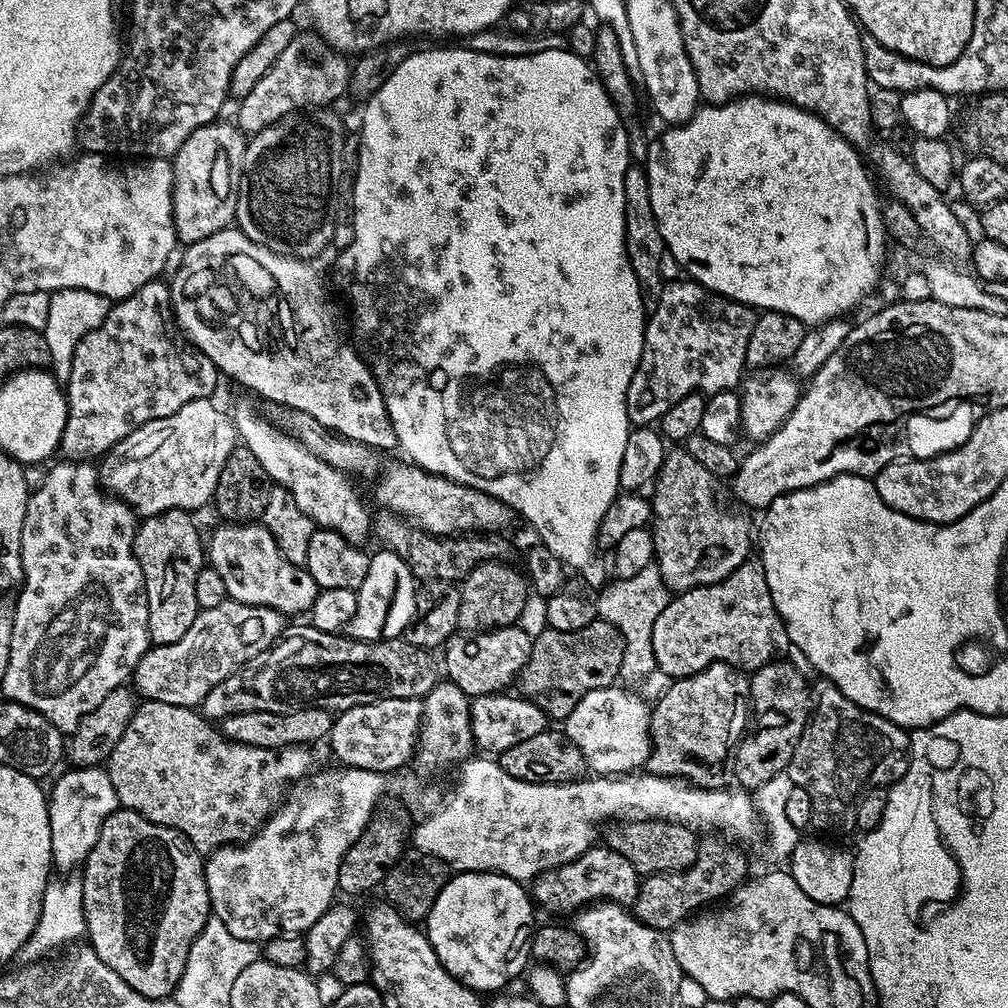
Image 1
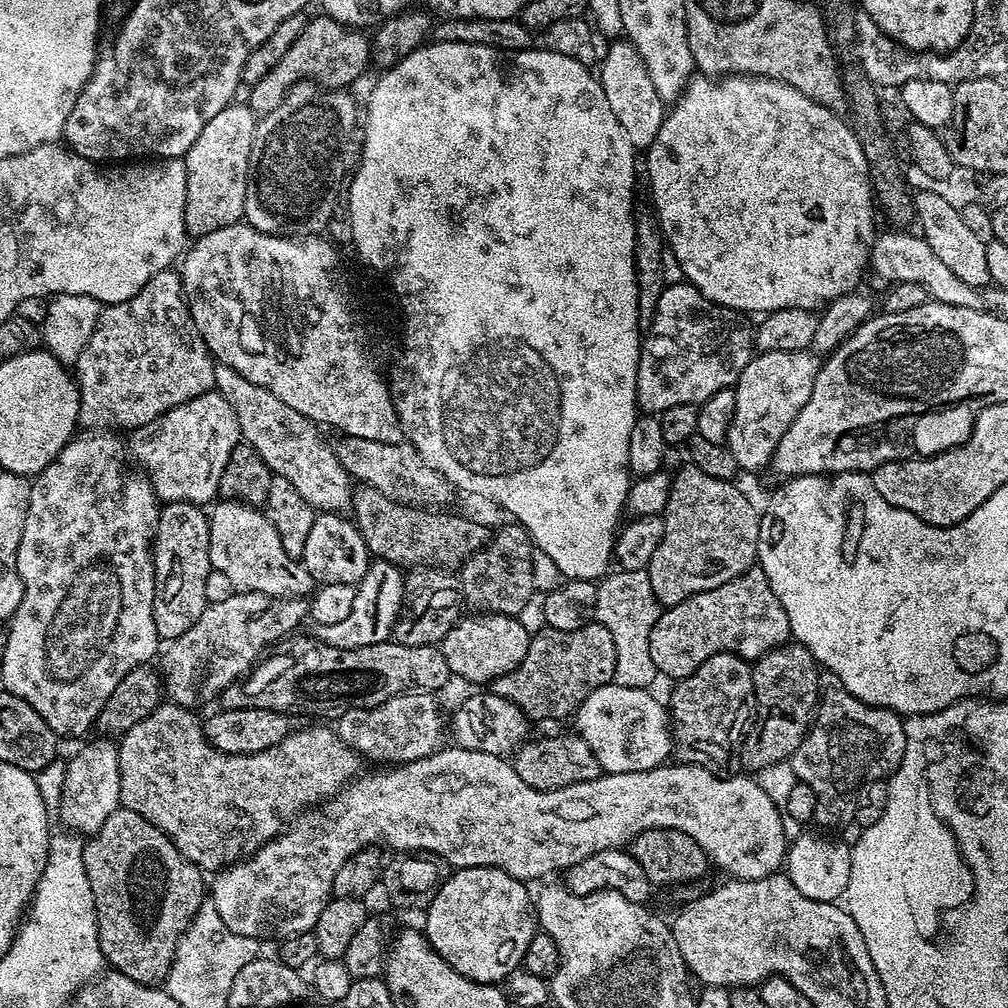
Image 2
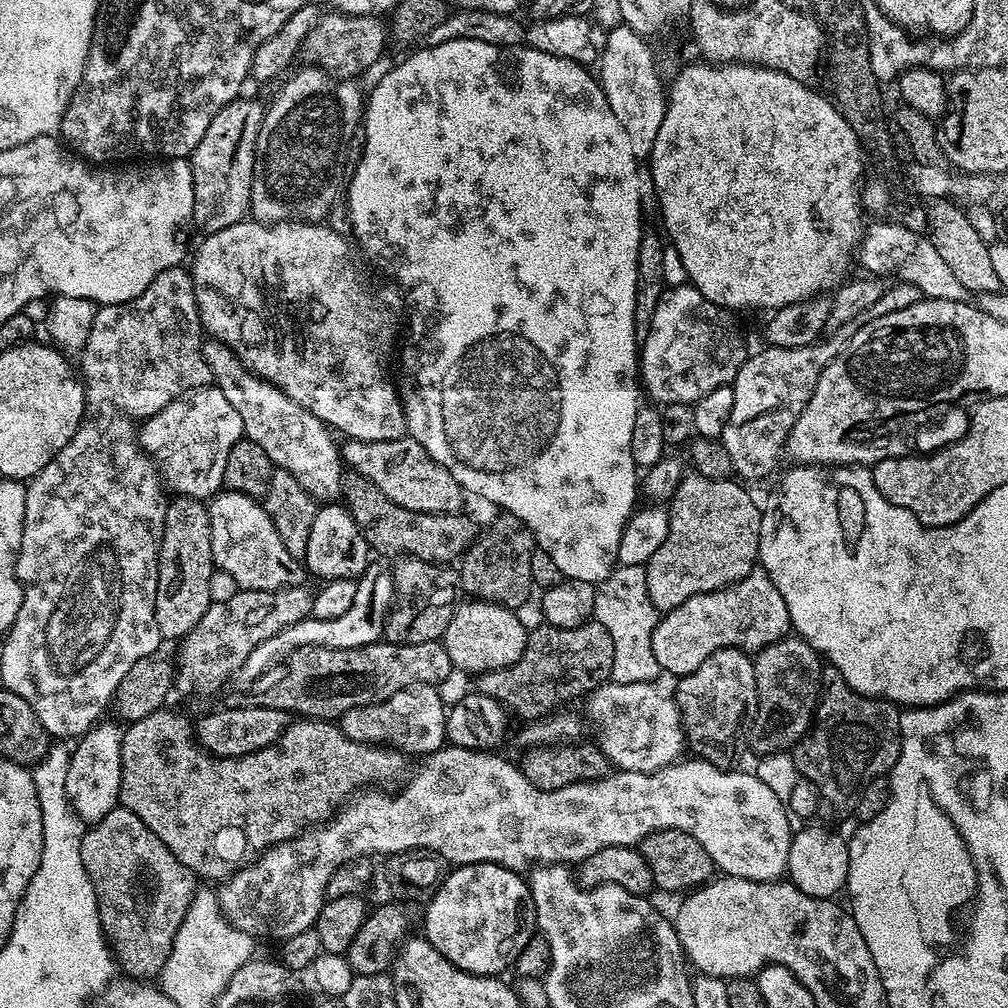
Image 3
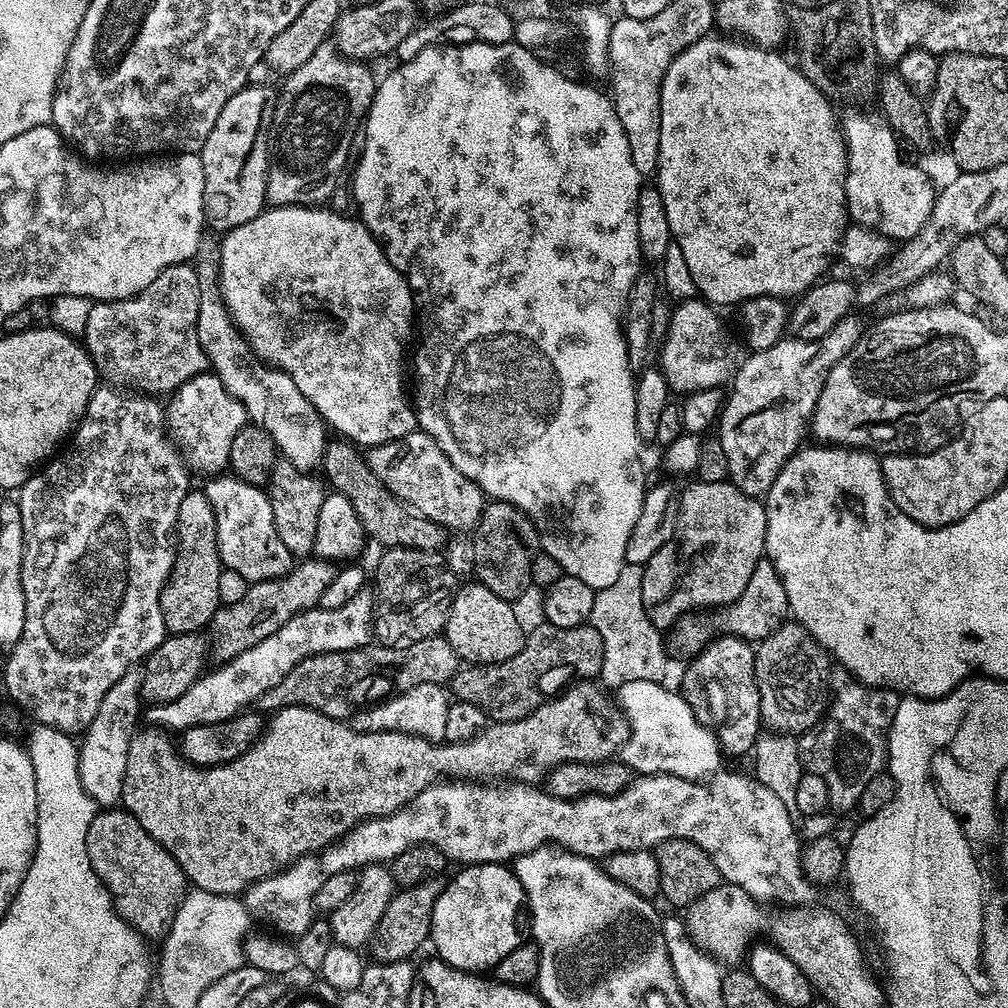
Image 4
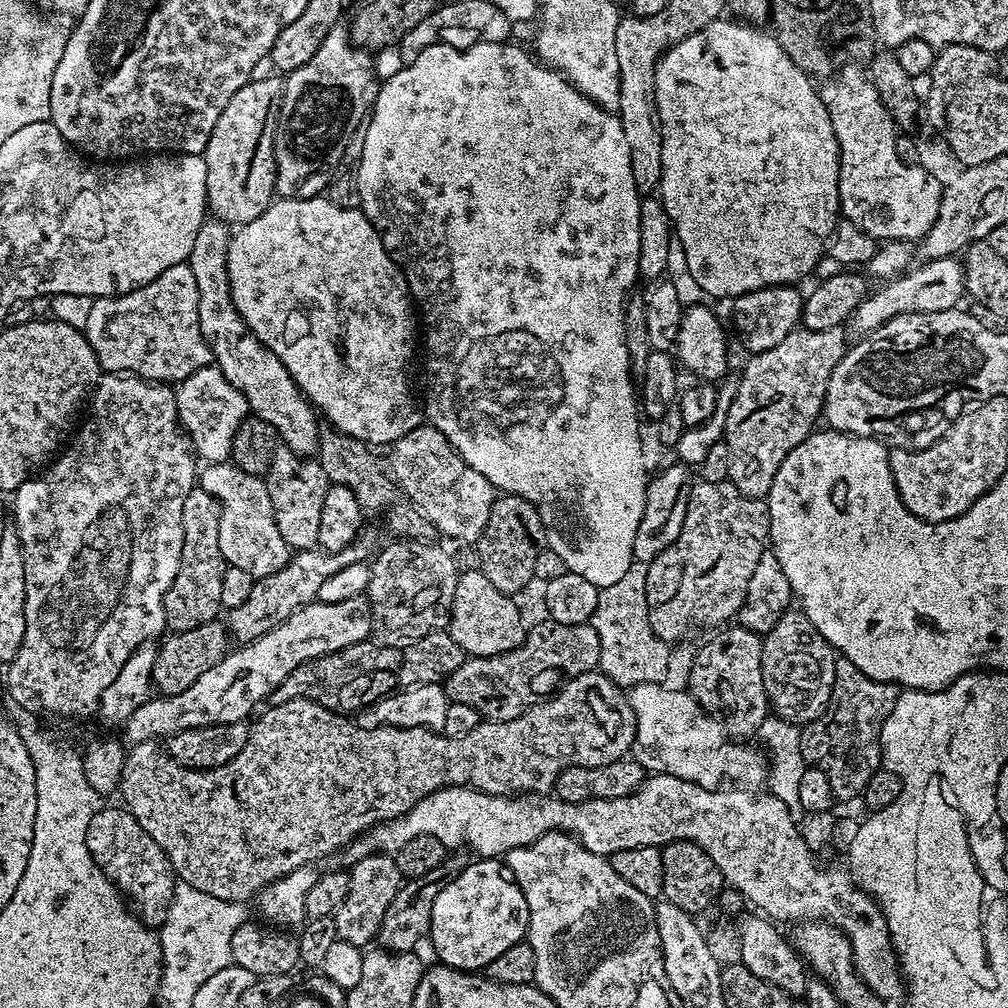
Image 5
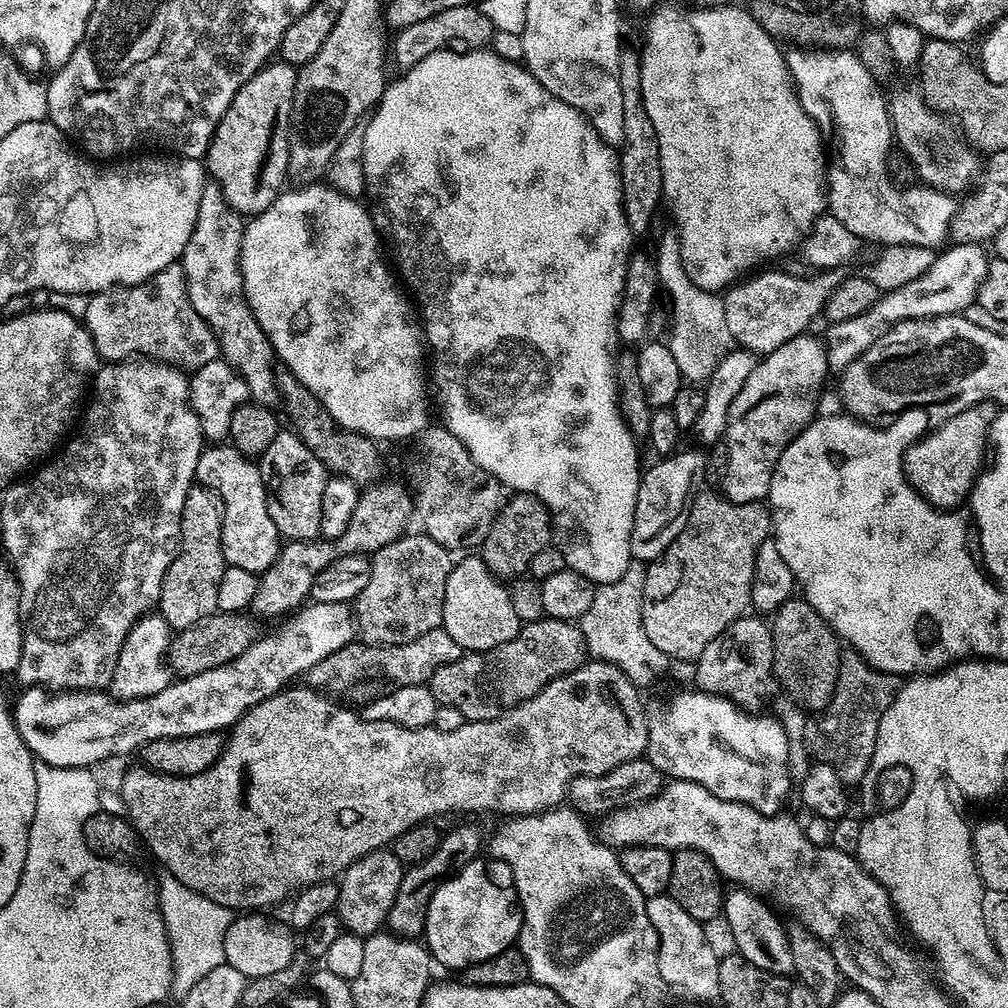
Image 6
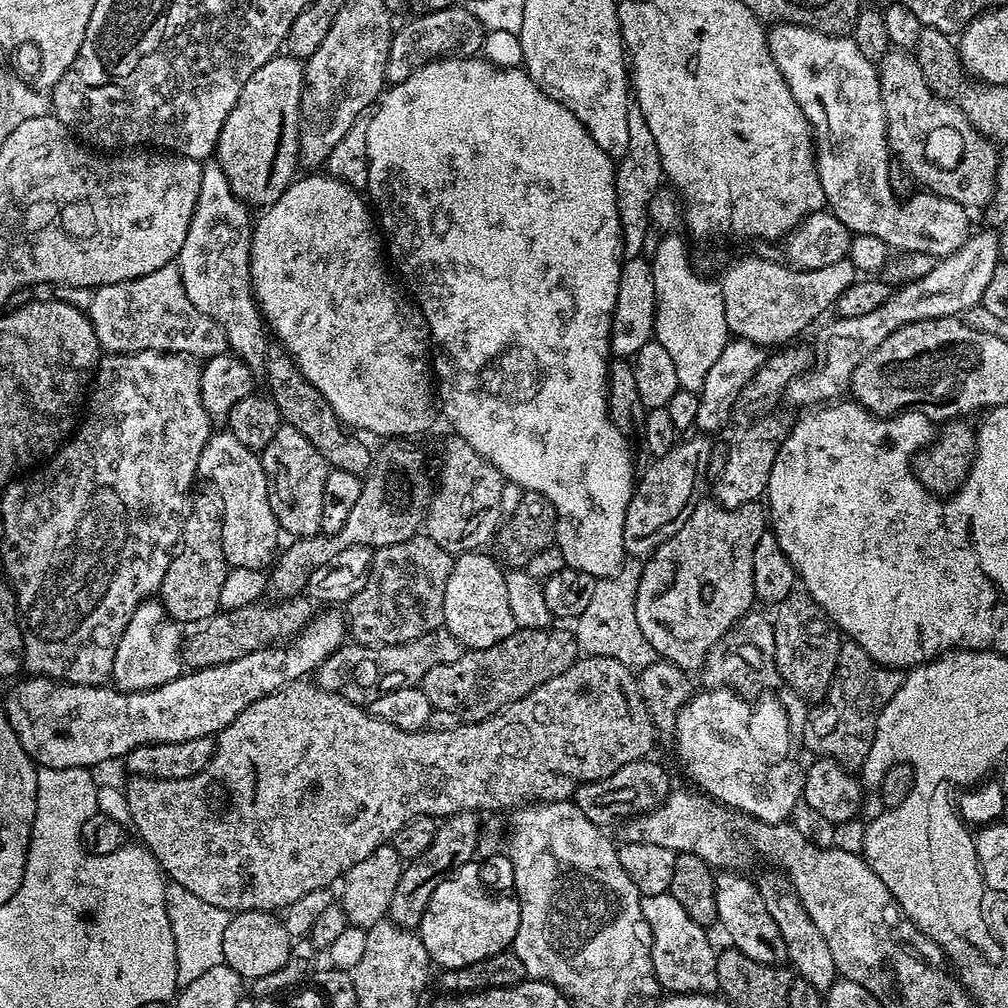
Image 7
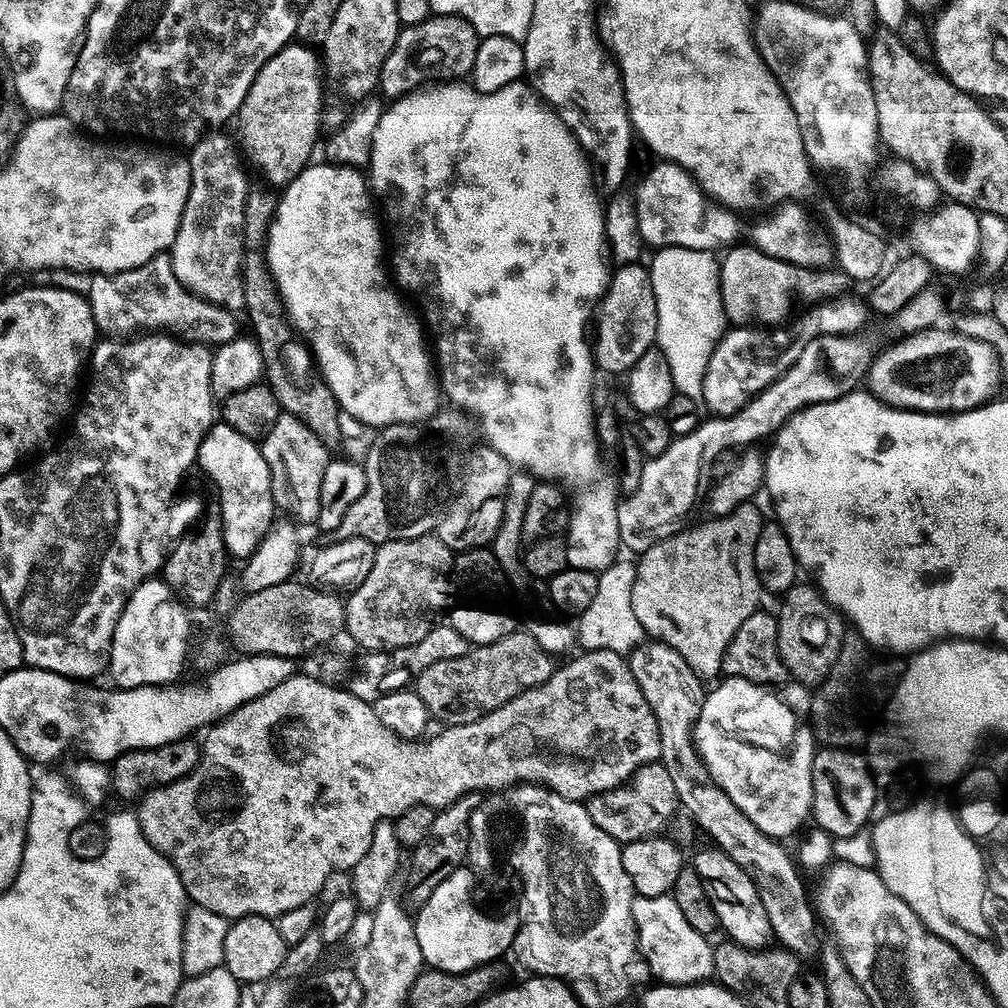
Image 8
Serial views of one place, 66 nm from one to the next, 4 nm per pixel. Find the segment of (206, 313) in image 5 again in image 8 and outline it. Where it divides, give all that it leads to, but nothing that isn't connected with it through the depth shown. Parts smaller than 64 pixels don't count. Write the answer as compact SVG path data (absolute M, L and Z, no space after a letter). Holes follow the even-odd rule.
M209 134L191 145L186 159L190 166L190 194L182 210L178 234L170 249L172 269L182 287L209 304L218 304L229 314L244 312L244 207L250 183L240 170L237 147L224 134Z

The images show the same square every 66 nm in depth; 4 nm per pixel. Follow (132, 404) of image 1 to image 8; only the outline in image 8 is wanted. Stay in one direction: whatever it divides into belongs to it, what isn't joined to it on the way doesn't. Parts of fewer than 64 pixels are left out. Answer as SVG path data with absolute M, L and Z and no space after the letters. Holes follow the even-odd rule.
M168 254L155 256L134 270L116 272L112 276L93 275L86 299L92 308L97 329L108 338L128 338L133 334L171 330L185 342L219 346L238 336L234 329L227 328L230 316L220 305L209 304L182 287Z

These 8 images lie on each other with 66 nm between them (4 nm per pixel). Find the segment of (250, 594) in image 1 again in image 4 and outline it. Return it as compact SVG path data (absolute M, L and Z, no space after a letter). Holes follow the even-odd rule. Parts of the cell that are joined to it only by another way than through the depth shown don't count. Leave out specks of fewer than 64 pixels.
M220 474L207 481L202 490L214 510L216 519L216 541L220 551L220 563L230 570L238 570L242 578L250 582L258 580L273 580L287 576L294 567L294 557L286 546L282 546L282 538L278 538L278 530L274 530L274 510L270 510L268 494L264 488L255 488L231 474Z

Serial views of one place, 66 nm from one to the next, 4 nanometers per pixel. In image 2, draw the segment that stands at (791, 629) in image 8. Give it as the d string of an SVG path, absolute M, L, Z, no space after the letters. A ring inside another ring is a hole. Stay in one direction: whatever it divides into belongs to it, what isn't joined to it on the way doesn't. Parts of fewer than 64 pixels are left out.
M789 642L775 648L755 661L752 670L754 682L754 719L741 741L741 763L757 772L768 765L785 763L808 733L818 707L820 672L816 659L801 644Z

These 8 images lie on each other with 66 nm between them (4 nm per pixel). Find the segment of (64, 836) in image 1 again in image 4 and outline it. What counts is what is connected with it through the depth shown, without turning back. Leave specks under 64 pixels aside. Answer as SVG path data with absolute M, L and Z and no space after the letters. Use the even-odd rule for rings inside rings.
M133 670L118 678L110 690L106 690L106 698L102 698L102 706L98 706L98 714L88 724L82 733L82 739L79 741L80 757L78 758L78 778L82 780L82 786L86 794L90 796L97 806L107 810L121 803L122 782L126 774L126 754L130 750L130 742L134 733L137 731L136 715L142 709L140 698L140 681L142 679L139 671Z

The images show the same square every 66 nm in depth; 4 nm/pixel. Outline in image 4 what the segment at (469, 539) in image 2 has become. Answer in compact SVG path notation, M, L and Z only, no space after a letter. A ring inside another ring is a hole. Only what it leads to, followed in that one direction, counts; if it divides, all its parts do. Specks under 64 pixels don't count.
M343 439L329 443L324 449L322 472L328 475L327 483L335 491L340 492L346 498L350 498L350 506L358 513L358 522L362 522L365 537L369 541L377 540L389 548L417 548L427 552L435 552L443 549L446 530L438 522L421 516L419 512L413 512L408 505L401 502L397 496L390 494L378 478L374 478L374 470L370 470L365 453L357 445Z

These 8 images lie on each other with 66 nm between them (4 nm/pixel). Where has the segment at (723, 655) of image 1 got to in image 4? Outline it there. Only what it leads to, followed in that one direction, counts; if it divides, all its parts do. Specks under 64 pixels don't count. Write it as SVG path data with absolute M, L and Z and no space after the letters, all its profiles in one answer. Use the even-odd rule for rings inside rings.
M767 558L760 560L758 566L754 566L754 574L750 574L750 582L746 582L746 590L742 590L742 594L738 594L738 598L732 604L723 605L711 613L713 632L704 625L704 620L700 616L703 615L685 614L672 625L666 636L666 648L669 653L677 652L678 655L684 656L683 658L697 656L700 649L713 639L714 633L737 636L749 642L766 639L790 616L786 590L782 586L782 578L778 578L778 570L774 570Z

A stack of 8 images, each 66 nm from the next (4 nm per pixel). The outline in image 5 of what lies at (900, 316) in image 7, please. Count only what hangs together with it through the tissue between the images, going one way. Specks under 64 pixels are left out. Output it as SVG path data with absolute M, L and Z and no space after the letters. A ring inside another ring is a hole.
M955 257L929 260L917 266L898 278L883 283L880 290L875 293L873 291L864 298L848 323L849 329L856 332L855 335L865 336L902 313L936 313L959 305L958 300L965 293L964 272L963 265Z

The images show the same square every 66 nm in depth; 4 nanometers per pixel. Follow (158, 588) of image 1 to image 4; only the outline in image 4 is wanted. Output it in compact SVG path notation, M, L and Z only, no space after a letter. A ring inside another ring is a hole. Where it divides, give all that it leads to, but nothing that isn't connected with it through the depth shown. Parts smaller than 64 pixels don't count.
M189 490L178 506L176 519L176 561L172 573L160 595L160 609L165 629L169 633L194 632L207 629L216 609L221 607L218 598L218 574L221 570L220 551L216 541L214 510L203 490Z

